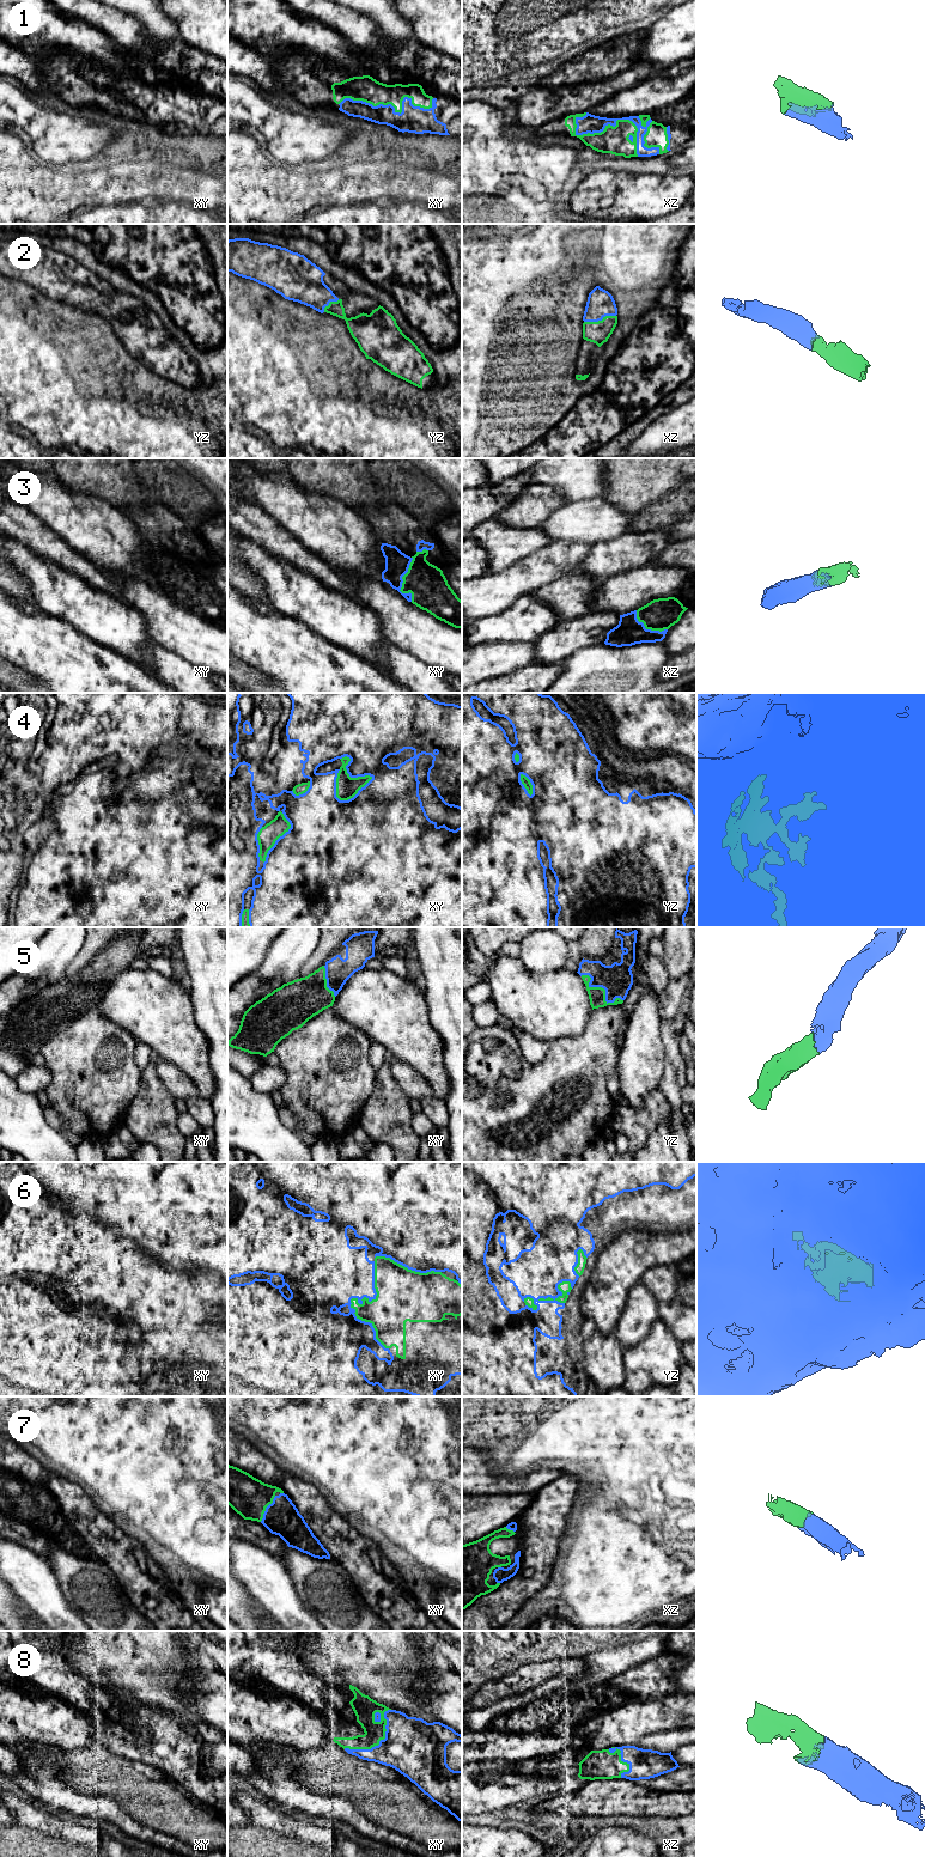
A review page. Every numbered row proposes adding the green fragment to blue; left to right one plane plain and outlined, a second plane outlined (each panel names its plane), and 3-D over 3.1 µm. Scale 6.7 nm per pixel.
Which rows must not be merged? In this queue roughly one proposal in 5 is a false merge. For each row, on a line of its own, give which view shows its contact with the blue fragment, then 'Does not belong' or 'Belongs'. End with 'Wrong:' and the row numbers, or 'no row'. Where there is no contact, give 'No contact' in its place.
1: Touches blue in xz. Belongs
2: Touches blue in xz. Belongs
3: Touches blue in xy. Belongs
4: Touches blue in xy. Belongs
5: Touches blue in yz. Belongs
6: Touches blue in xy. Belongs
7: Touches blue in xy. Belongs
8: Touches blue in xy. Belongs
Wrong: no row

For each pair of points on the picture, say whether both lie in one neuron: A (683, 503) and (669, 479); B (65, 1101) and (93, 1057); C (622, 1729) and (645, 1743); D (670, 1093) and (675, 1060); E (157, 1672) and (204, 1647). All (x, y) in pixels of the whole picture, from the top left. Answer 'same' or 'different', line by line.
A: different
B: same
C: different
D: same
E: different

